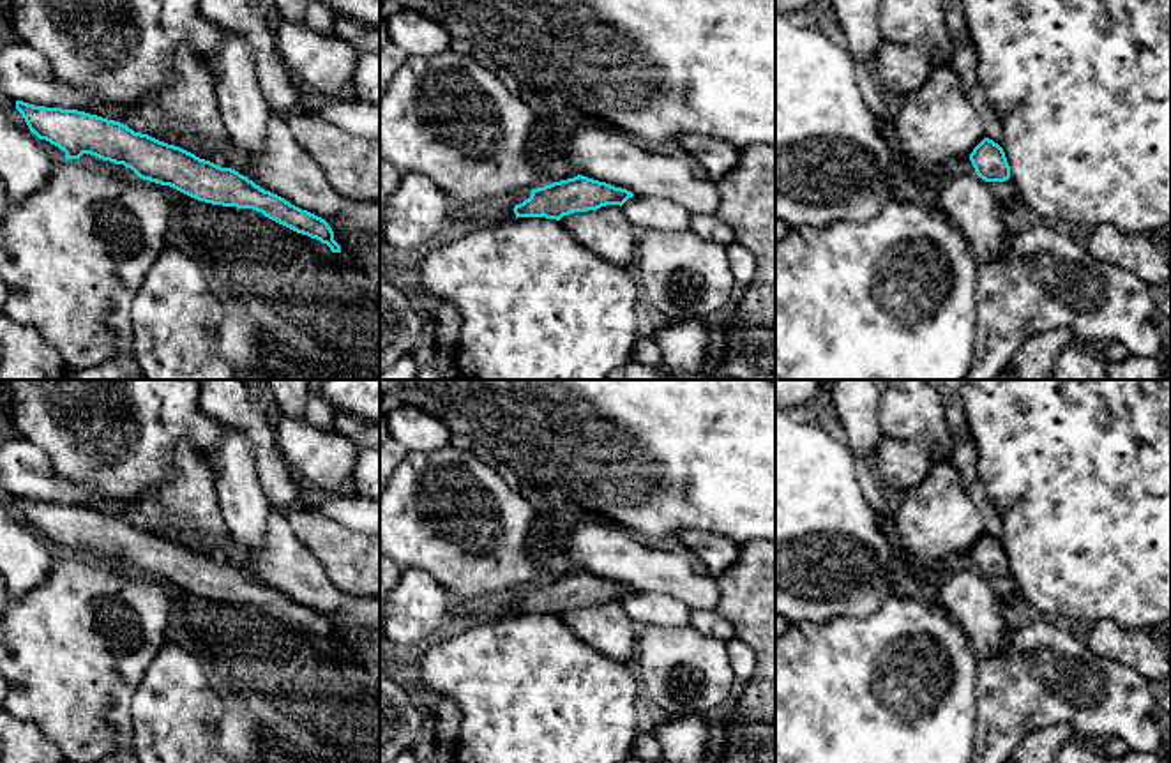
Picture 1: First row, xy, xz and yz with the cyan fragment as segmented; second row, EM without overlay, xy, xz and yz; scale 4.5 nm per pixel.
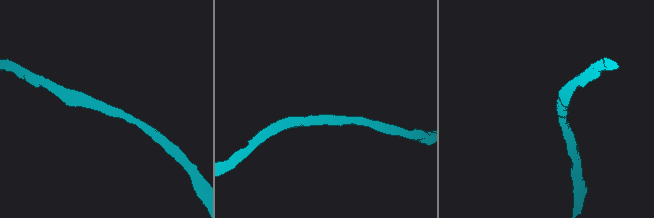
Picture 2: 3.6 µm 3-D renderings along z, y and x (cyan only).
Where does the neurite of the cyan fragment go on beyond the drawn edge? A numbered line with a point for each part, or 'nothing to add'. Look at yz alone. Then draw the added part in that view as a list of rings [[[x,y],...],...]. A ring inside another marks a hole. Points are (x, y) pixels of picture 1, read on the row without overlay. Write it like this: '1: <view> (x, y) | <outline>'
nothing to add

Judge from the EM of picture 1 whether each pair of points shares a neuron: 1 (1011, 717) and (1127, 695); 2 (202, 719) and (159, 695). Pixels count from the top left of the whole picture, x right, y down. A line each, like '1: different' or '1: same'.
1: same
2: same

